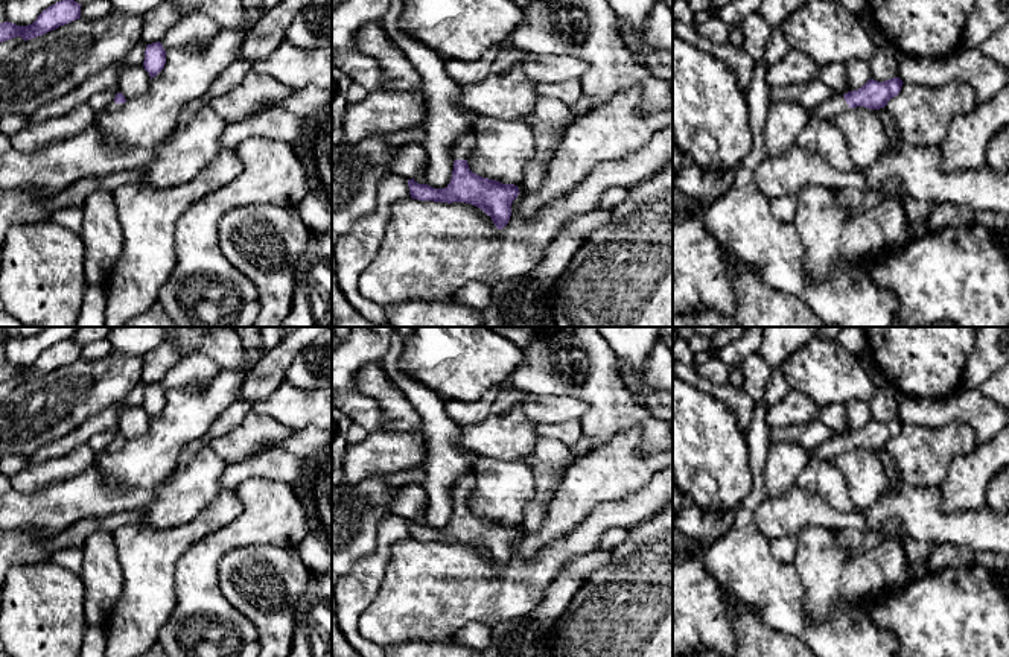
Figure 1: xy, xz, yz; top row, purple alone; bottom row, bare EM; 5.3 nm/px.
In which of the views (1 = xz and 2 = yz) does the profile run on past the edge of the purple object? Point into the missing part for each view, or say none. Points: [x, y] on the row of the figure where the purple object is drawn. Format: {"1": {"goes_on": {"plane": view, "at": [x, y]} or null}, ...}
{"1": {"goes_on": {"plane": "xz", "at": [461, 148]}}, "2": {"goes_on": {"plane": "yz", "at": [828, 110]}}}

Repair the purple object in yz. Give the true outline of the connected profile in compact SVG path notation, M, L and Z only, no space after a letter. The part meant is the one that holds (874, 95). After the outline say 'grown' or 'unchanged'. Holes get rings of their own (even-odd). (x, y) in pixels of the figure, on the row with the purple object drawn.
M892 78L884 82L869 79L861 88L848 91L846 94L837 94L831 99L822 102L813 113L811 117L817 120L831 122L849 108L864 106L869 110L880 110L887 105L887 102L898 96L902 87L899 78Z | grown

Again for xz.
M460 137L452 148L454 170L444 189L434 189L408 179L409 195L419 201L466 202L489 214L498 230L502 230L511 216L511 204L519 195L514 184L502 184L473 173L467 164L472 137Z | grown

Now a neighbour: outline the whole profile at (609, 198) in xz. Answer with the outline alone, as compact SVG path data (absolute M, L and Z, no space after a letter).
M613 187L607 189L600 201L595 210L606 210L606 208L613 208L616 204L619 204L625 196L629 195L627 187Z

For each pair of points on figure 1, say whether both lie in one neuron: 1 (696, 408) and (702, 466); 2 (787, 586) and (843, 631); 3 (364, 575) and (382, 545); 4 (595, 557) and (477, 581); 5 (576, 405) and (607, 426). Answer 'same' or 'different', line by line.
1: same
2: same
3: same
4: different
5: different

